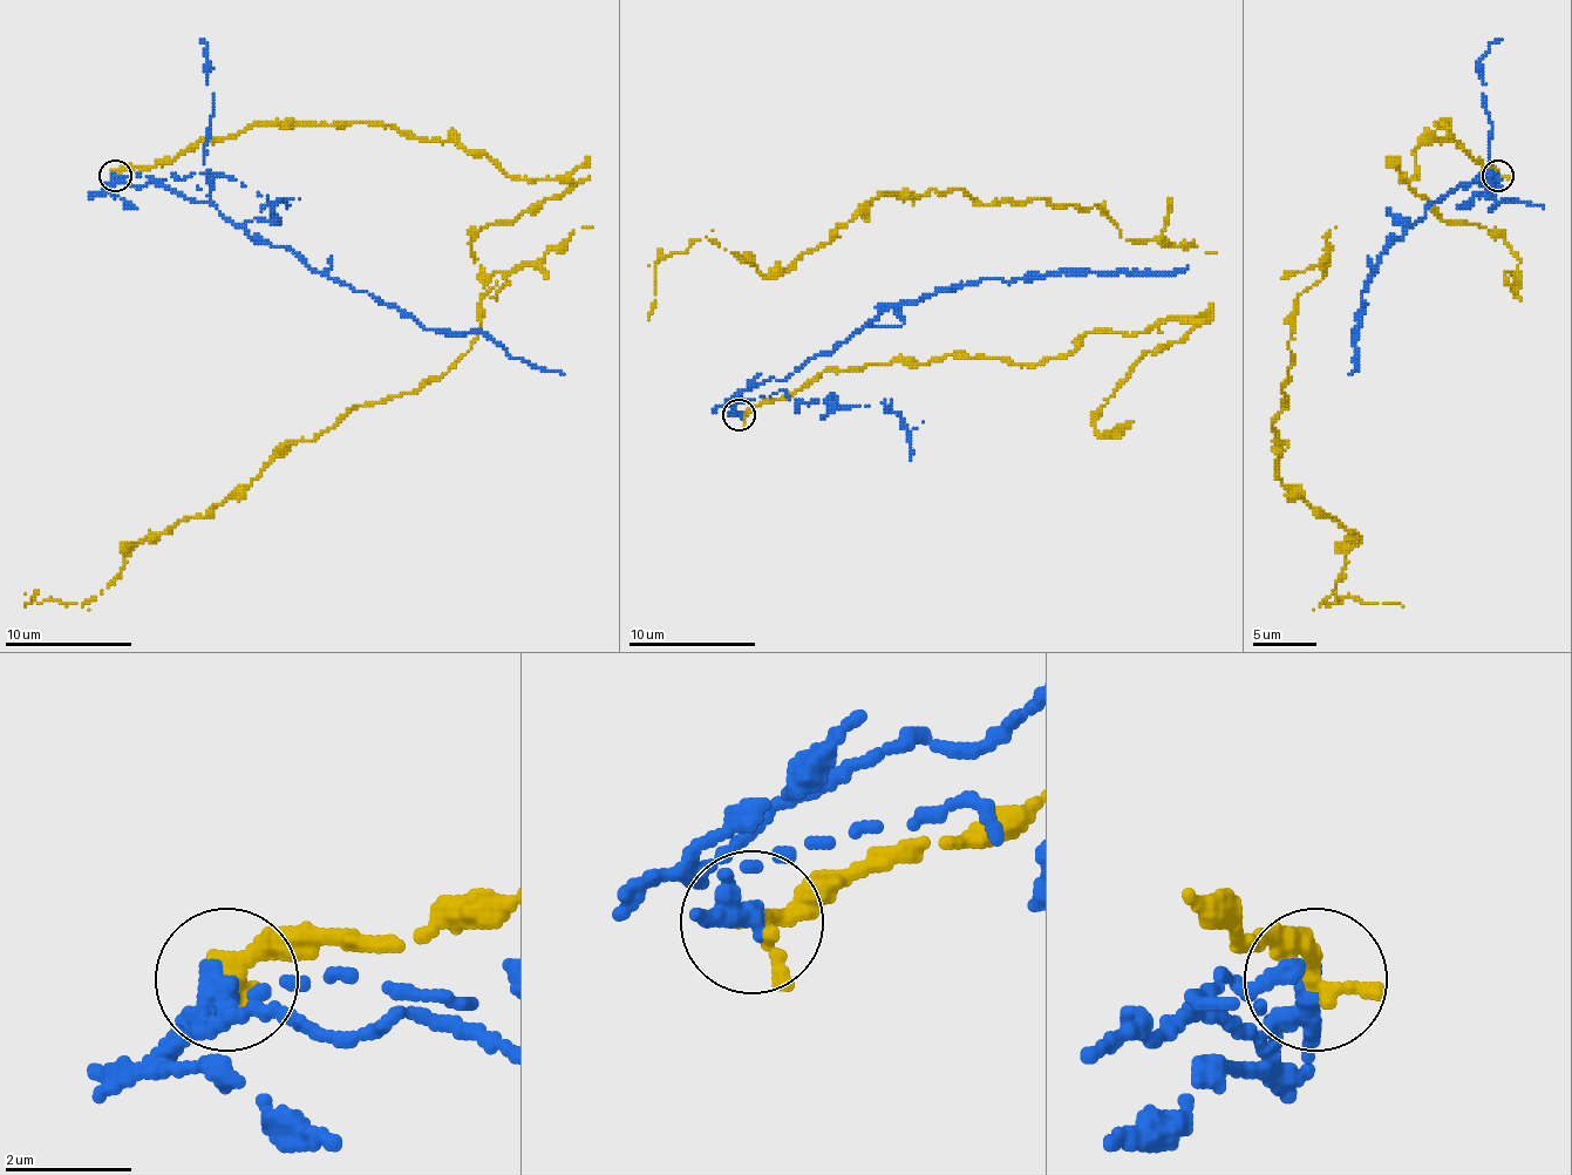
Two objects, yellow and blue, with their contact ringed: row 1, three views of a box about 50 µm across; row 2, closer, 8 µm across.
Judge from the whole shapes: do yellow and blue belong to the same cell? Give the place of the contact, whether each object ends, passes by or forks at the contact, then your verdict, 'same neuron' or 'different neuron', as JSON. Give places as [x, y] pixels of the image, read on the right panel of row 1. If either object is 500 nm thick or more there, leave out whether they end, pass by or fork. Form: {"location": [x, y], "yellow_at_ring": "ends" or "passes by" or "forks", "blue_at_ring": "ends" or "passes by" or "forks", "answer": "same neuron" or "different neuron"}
{"location": [1497, 175], "yellow_at_ring": "ends", "blue_at_ring": "forks", "answer": "different neuron"}

